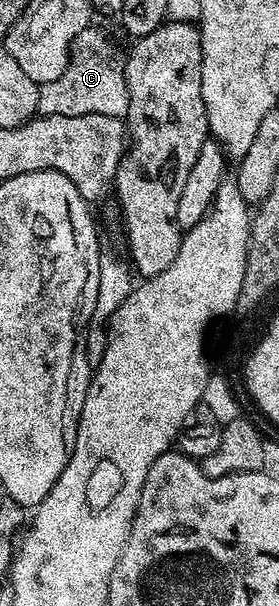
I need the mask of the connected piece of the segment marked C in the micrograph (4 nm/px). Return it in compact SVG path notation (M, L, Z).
M92 25L81 29L71 46L65 73L57 81L42 84L39 89L39 115L81 117L85 113L101 113L105 117L126 120L129 109L129 85L125 81L125 63L115 52L103 31Z

